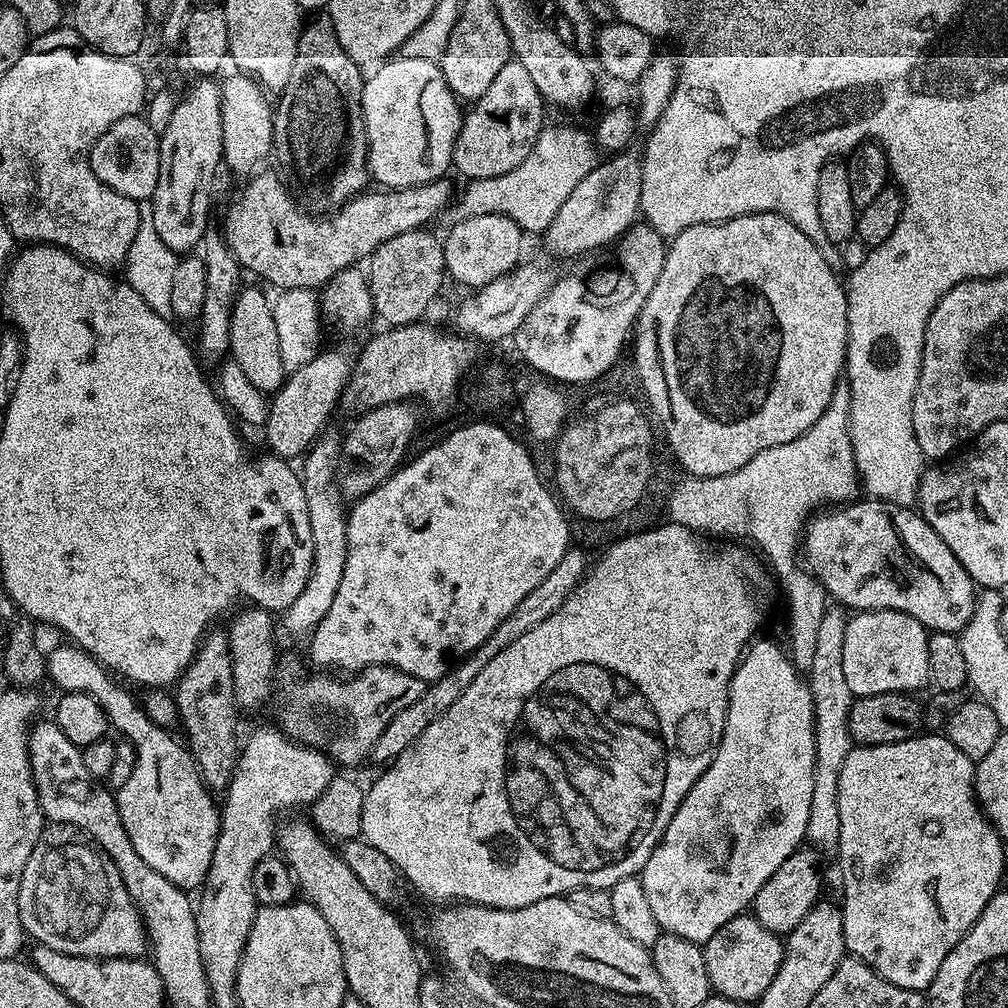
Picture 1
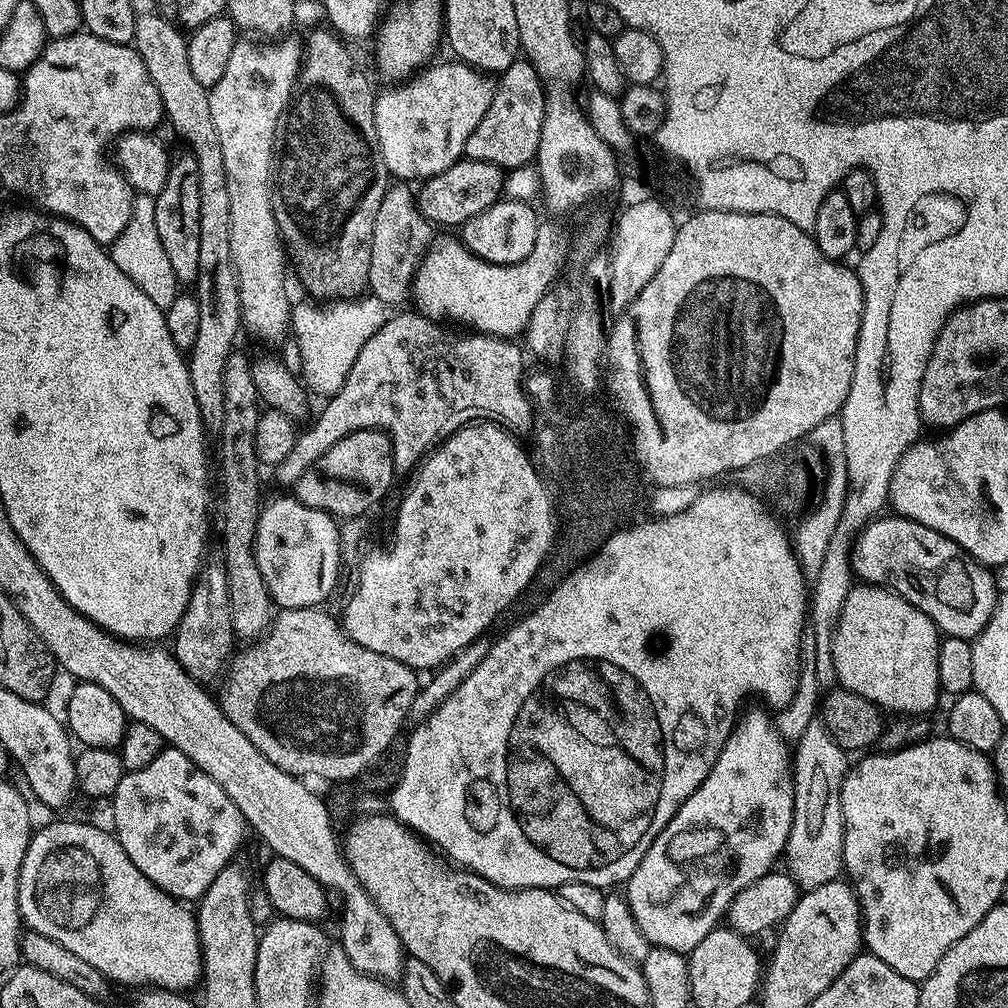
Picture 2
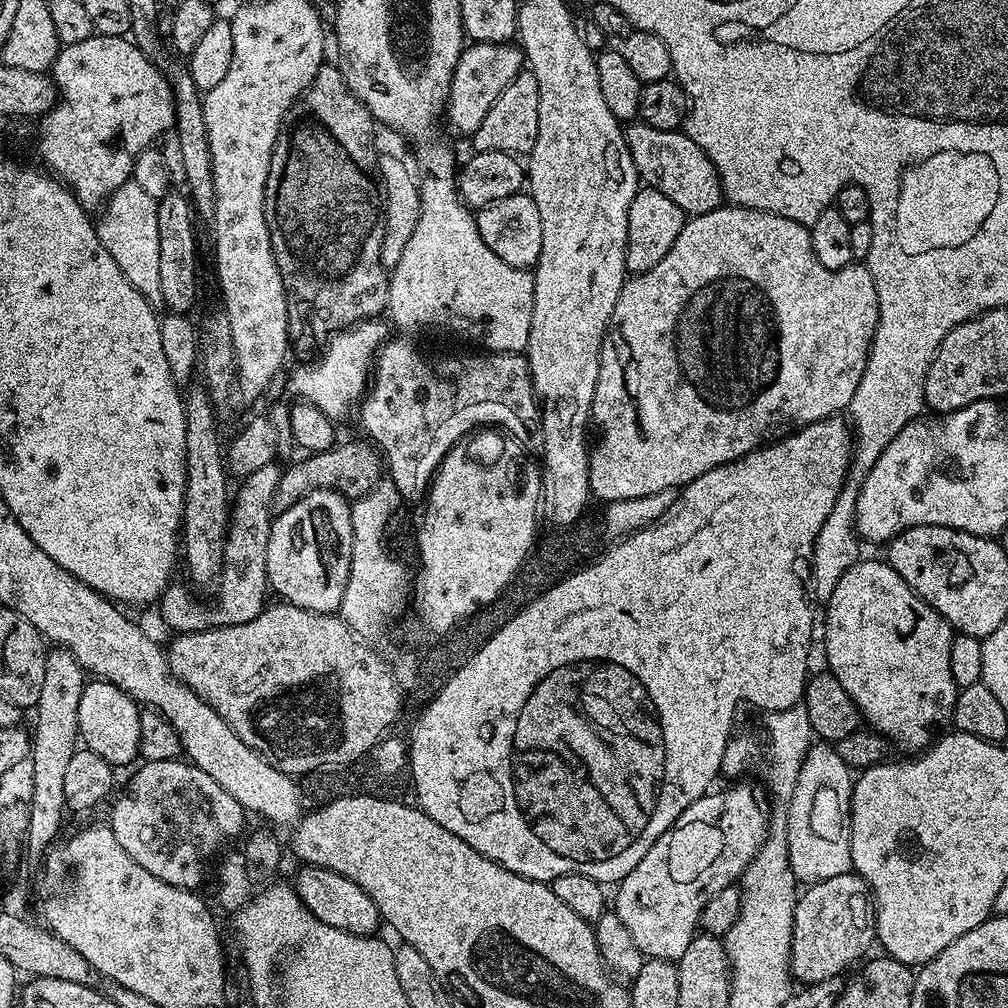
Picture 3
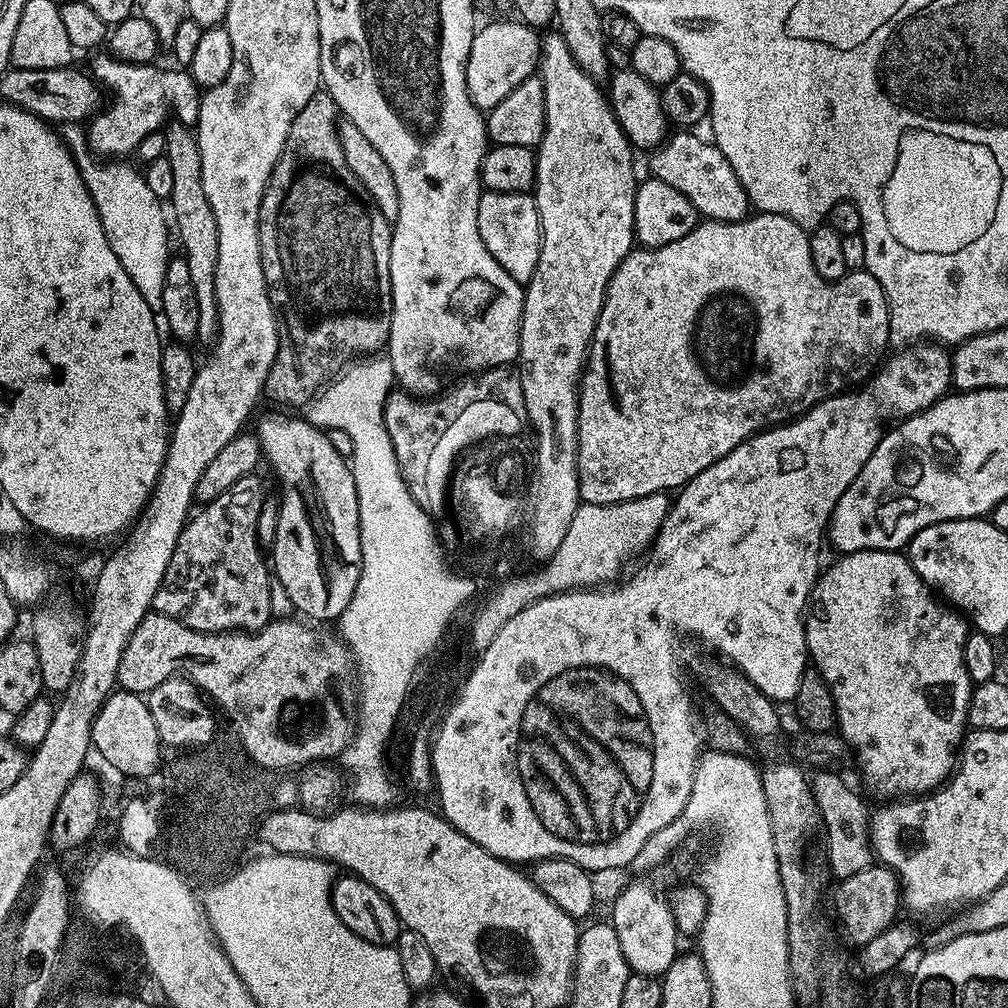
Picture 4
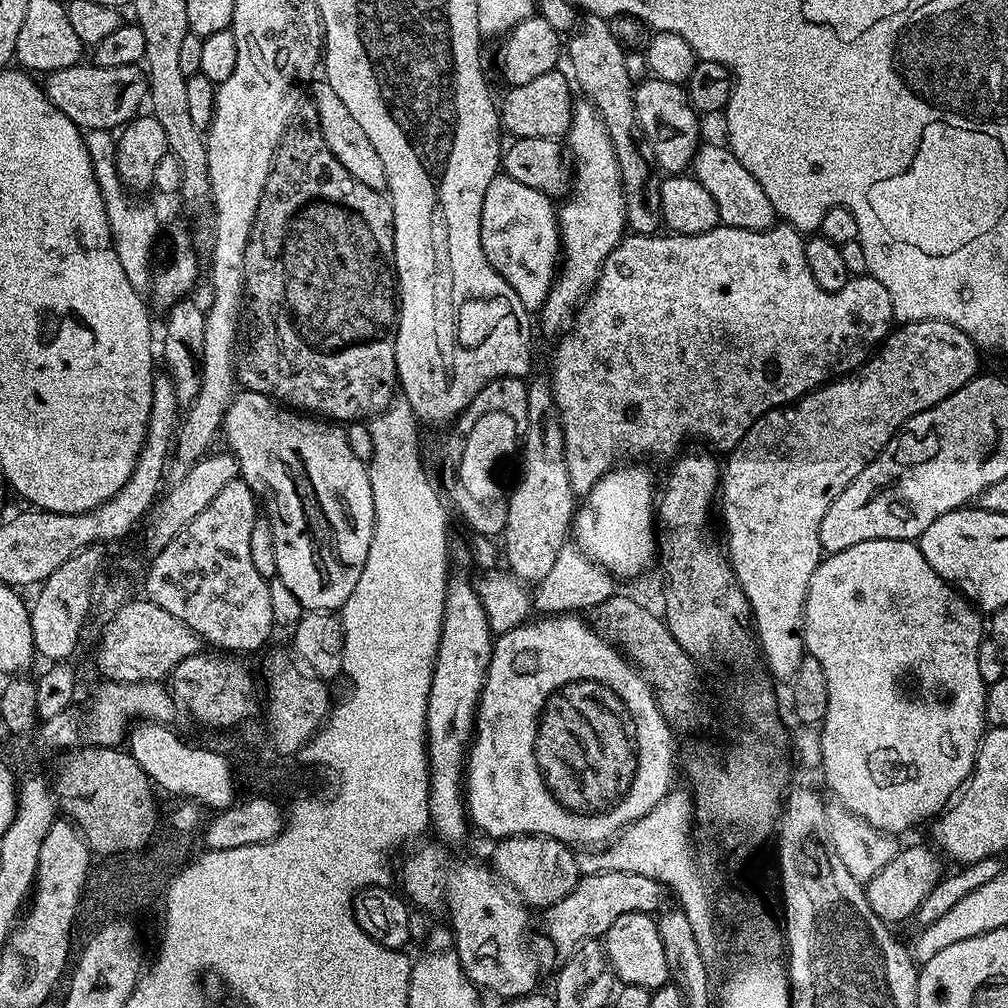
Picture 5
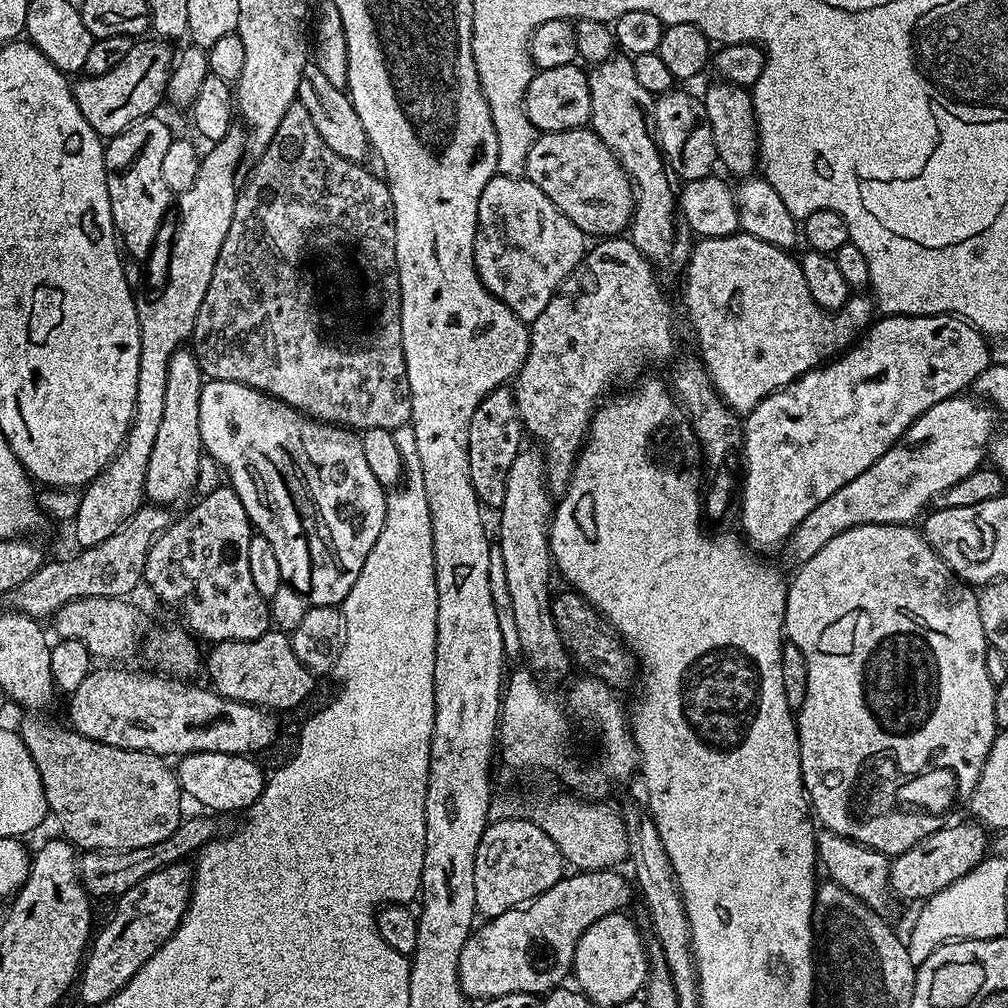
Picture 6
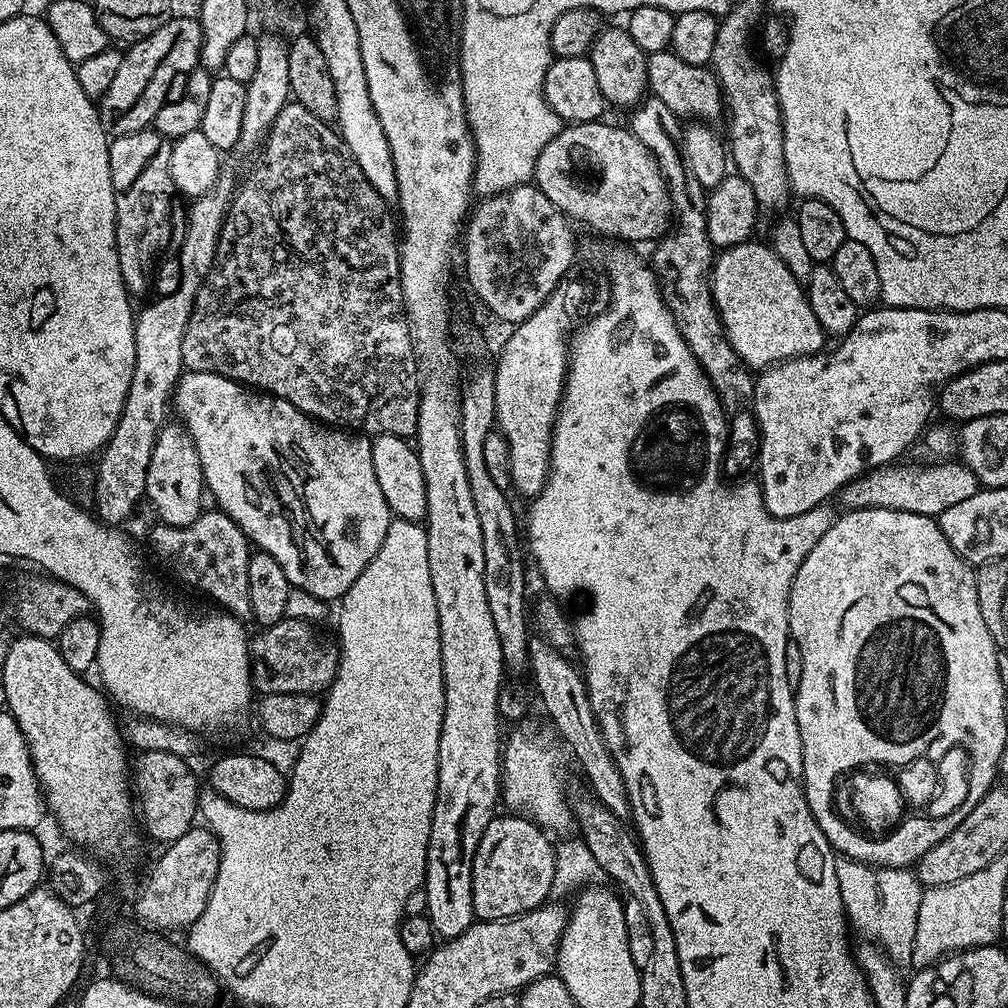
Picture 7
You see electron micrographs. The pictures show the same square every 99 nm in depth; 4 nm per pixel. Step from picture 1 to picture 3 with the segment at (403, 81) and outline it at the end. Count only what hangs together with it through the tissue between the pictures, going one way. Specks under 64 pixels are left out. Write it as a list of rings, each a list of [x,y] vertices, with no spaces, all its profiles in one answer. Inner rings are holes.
[[[469,43],[461,52],[456,69],[450,82],[446,120],[458,131],[471,134],[482,126],[482,118],[486,118],[490,106],[494,106],[494,98],[514,82],[514,78],[525,67],[524,53],[515,43],[477,44]]]

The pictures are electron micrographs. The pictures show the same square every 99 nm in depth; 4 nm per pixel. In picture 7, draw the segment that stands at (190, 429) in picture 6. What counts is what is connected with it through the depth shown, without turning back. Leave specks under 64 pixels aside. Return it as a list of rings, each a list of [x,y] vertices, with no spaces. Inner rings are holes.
[[[165,423],[161,428],[154,450],[150,454],[150,470],[146,470],[144,495],[147,503],[152,503],[159,523],[168,524],[170,527],[186,527],[205,511],[206,485],[194,438],[190,438],[183,423],[172,423]]]

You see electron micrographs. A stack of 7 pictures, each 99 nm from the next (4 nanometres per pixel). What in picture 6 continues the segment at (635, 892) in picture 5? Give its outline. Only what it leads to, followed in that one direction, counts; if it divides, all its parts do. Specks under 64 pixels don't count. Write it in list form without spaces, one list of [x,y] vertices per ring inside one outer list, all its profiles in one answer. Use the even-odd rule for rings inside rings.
[[[580,870],[572,874],[576,876],[565,875],[557,884],[550,886],[550,890],[529,903],[506,910],[506,914],[501,916],[491,917],[484,925],[481,923],[469,936],[466,946],[462,946],[462,954],[458,958],[458,978],[464,995],[473,1001],[483,1002],[515,992],[528,992],[531,996],[539,997],[561,987],[572,972],[574,954],[582,934],[586,934],[586,930],[590,930],[598,918],[627,909],[628,899],[632,894],[634,896],[633,885],[629,881],[628,885],[618,873],[616,870]]]

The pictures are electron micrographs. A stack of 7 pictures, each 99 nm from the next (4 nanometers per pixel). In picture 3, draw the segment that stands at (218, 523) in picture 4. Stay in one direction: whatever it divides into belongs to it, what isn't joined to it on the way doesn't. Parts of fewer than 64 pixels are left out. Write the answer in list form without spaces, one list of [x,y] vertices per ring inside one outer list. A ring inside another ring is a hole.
[[[272,461],[267,463],[266,466],[262,466],[260,470],[254,470],[254,472],[246,477],[243,477],[242,483],[243,484],[237,494],[235,491],[233,500],[232,500],[232,507],[230,510],[230,517],[229,517],[229,525],[228,525],[228,533],[225,536],[225,543],[224,543],[224,564],[221,568],[221,573],[218,577],[218,585],[216,590],[218,590],[218,604],[216,606],[216,610],[204,610],[196,601],[193,600],[189,590],[184,586],[175,586],[175,584],[169,585],[167,588],[164,589],[163,594],[160,596],[158,601],[158,609],[160,608],[160,616],[163,622],[170,628],[174,629],[175,633],[178,634],[187,634],[189,632],[203,632],[208,628],[216,628],[216,627],[224,627],[226,625],[242,625],[246,622],[253,621],[254,618],[258,616],[261,612],[264,611],[266,607],[266,601],[264,598],[266,594],[268,595],[268,571],[266,570],[266,548],[269,546],[269,534],[271,532],[271,521],[272,521],[272,502],[274,496],[274,489],[278,486],[278,480],[282,474],[281,465],[279,465],[277,461]]]

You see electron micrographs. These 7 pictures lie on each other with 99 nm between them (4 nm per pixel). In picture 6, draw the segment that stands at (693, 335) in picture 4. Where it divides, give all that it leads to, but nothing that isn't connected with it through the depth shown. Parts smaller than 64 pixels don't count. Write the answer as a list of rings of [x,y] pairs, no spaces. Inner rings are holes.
[[[738,231],[733,236],[701,239],[693,247],[692,259],[683,273],[684,308],[696,331],[699,359],[720,397],[737,414],[752,412],[762,398],[847,352],[873,323],[874,300],[868,294],[849,295],[839,312],[828,312],[818,306],[810,295],[810,286],[806,286],[806,274],[802,274],[799,259],[792,255],[791,251],[762,242],[762,238]],[[604,238],[593,244],[596,245],[585,251],[560,291],[550,298],[546,310],[531,321],[528,353],[524,365],[514,377],[520,423],[525,433],[541,444],[546,483],[552,494],[562,494],[567,490],[572,472],[576,469],[576,457],[580,455],[590,431],[592,413],[602,397],[608,394],[603,392],[610,391],[612,384],[619,380],[639,377],[639,372],[655,356],[664,360],[672,352],[672,308],[660,289],[661,281],[652,263],[628,238]]]

